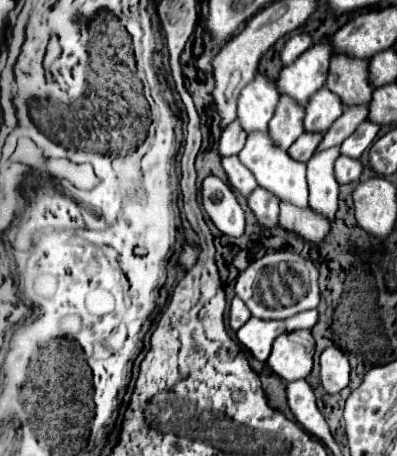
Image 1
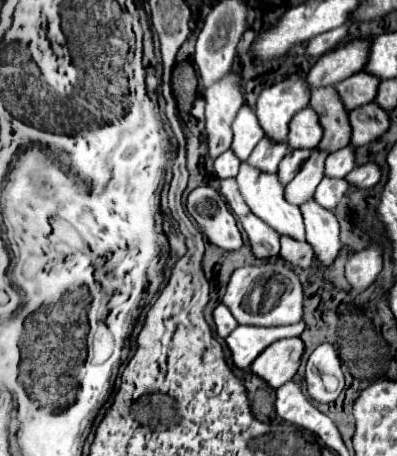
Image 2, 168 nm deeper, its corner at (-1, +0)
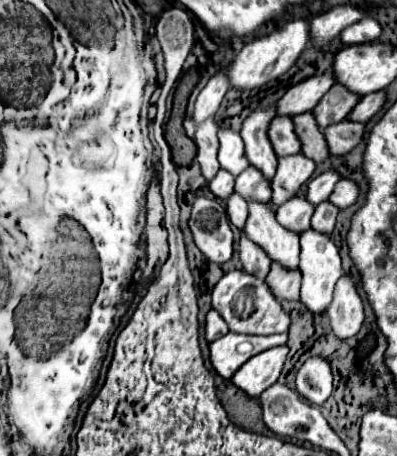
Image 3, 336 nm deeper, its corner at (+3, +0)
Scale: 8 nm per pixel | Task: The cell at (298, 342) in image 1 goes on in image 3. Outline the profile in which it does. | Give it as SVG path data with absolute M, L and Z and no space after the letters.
M280 345L274 349L266 349L264 353L258 353L250 357L232 377L232 383L236 383L242 391L246 391L250 397L258 397L264 389L274 385L282 373L284 361L288 355L288 347Z

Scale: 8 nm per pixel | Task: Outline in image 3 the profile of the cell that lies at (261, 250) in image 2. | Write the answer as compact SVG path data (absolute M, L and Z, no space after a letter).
M242 231L238 247L240 247L240 261L244 265L244 271L258 279L264 279L270 271L270 263L272 263L270 255L266 255L266 251L262 251L262 247L258 247L256 243L250 243L244 231Z

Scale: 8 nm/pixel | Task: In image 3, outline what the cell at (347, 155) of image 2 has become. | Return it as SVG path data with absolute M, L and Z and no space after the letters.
M326 169L318 177L312 177L310 183L306 185L306 197L312 205L318 205L326 201L334 189L334 185L340 181L340 173L336 169Z

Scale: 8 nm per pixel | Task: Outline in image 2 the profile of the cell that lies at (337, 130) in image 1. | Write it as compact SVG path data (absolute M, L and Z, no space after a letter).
M318 149L312 151L310 159L304 163L302 171L286 185L284 189L284 197L288 203L300 207L304 203L308 203L314 197L314 191L318 187L318 183L322 181L322 167L324 167L324 159L328 153L322 153Z

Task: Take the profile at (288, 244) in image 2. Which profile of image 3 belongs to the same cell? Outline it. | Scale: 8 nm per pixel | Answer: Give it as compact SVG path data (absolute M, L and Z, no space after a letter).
M272 263L272 269L266 277L266 283L270 285L272 293L280 299L298 299L300 295L300 281L302 281L302 273L300 271L286 271L286 267L282 267L280 263Z

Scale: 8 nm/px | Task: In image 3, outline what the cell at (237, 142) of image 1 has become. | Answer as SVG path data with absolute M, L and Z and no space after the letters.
M220 169L218 175L208 183L208 189L218 199L228 199L228 195L234 191L234 175L230 175L226 169Z

